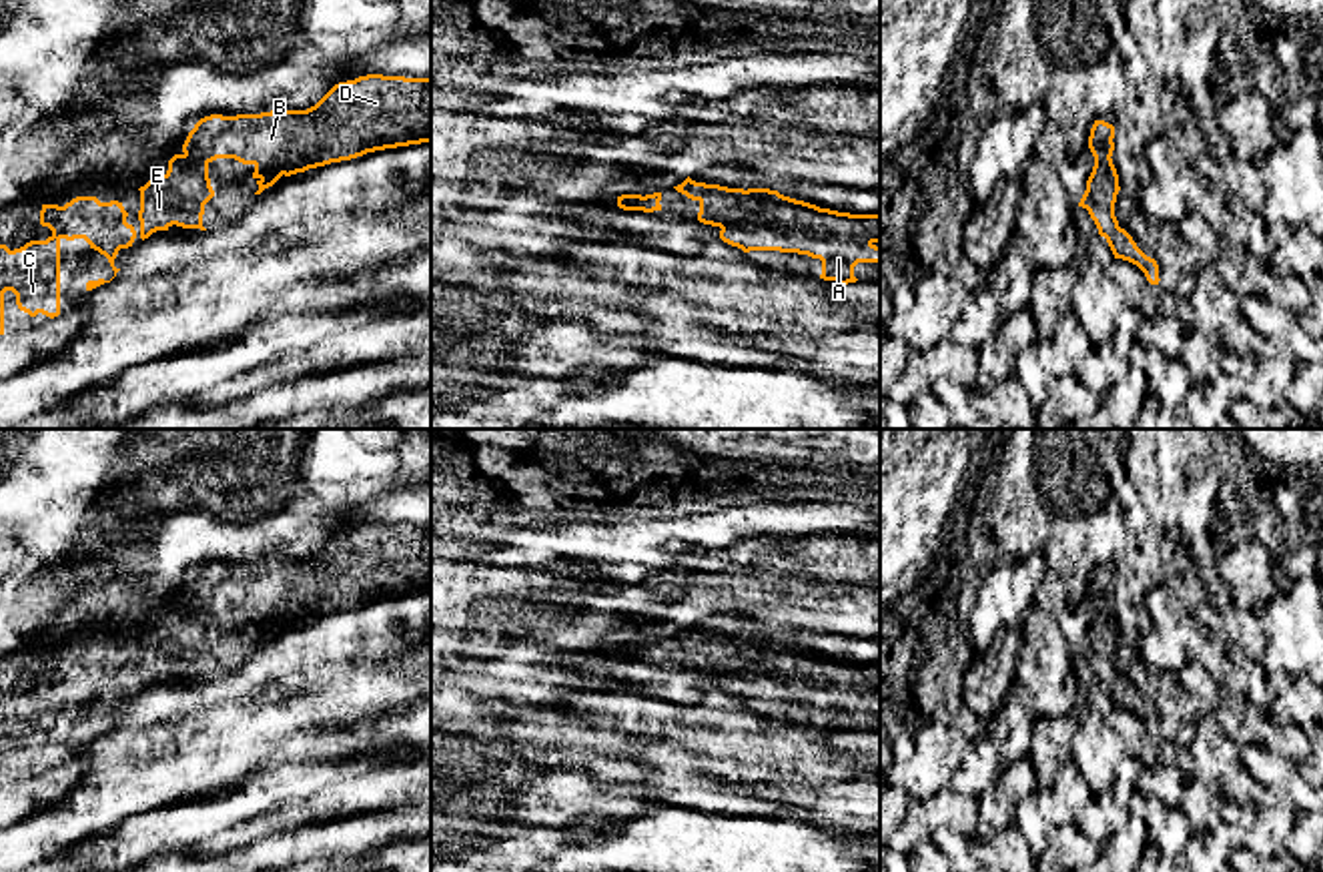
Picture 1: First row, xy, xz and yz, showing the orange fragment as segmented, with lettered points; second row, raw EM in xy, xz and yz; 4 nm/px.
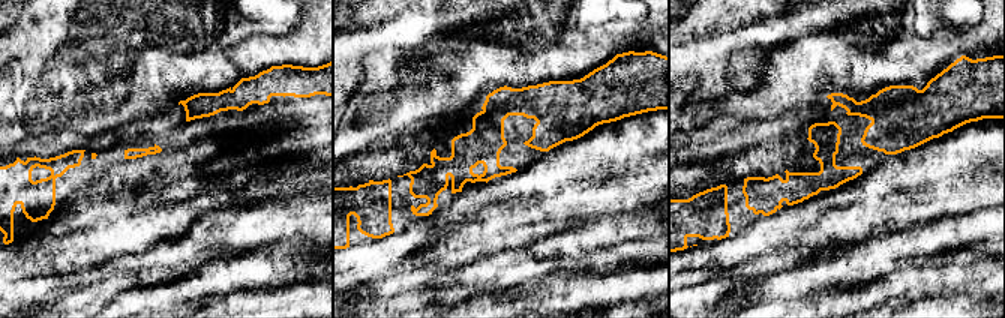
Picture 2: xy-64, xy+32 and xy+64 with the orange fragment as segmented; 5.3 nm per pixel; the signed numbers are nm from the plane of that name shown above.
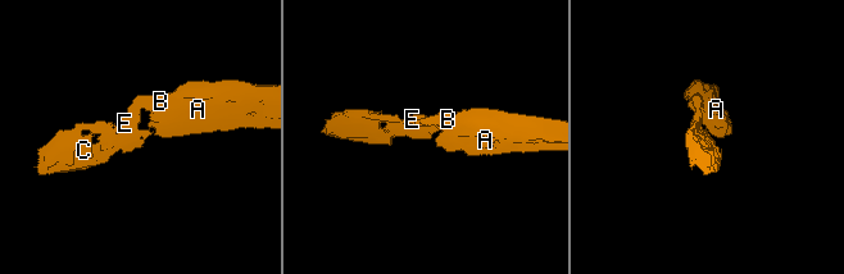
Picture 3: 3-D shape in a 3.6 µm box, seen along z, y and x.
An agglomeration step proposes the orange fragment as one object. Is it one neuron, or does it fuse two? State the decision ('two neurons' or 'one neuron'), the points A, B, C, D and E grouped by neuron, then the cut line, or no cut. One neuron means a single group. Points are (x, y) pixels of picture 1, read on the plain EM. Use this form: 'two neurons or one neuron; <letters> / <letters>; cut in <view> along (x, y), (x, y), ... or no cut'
one neuron; A B C D E; no cut

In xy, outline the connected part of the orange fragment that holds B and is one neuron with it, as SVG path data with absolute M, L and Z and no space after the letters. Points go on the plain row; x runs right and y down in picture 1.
M367 523L335 533L315 555L307 559L271 559L261 563L200 567L188 581L182 601L168 609L168 619L140 635L140 680L126 672L122 651L100 651L96 645L76 645L64 656L42 653L40 674L52 684L46 690L30 690L10 700L0 694L0 784L4 784L4 742L16 744L20 760L54 768L60 764L60 690L84 688L90 698L104 704L114 720L120 698L132 696L134 688L148 688L172 674L200 678L204 653L214 645L208 627L208 613L216 607L235 607L253 613L253 627L259 633L255 643L273 635L283 623L291 625L331 611L351 609L367 601L431 591L431 527L405 527Z

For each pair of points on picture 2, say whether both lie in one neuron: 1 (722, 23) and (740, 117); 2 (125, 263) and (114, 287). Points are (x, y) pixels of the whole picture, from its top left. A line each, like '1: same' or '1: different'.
1: different
2: different

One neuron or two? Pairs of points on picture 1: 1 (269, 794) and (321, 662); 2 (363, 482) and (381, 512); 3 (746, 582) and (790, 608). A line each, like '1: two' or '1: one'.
1: two
2: two
3: one

